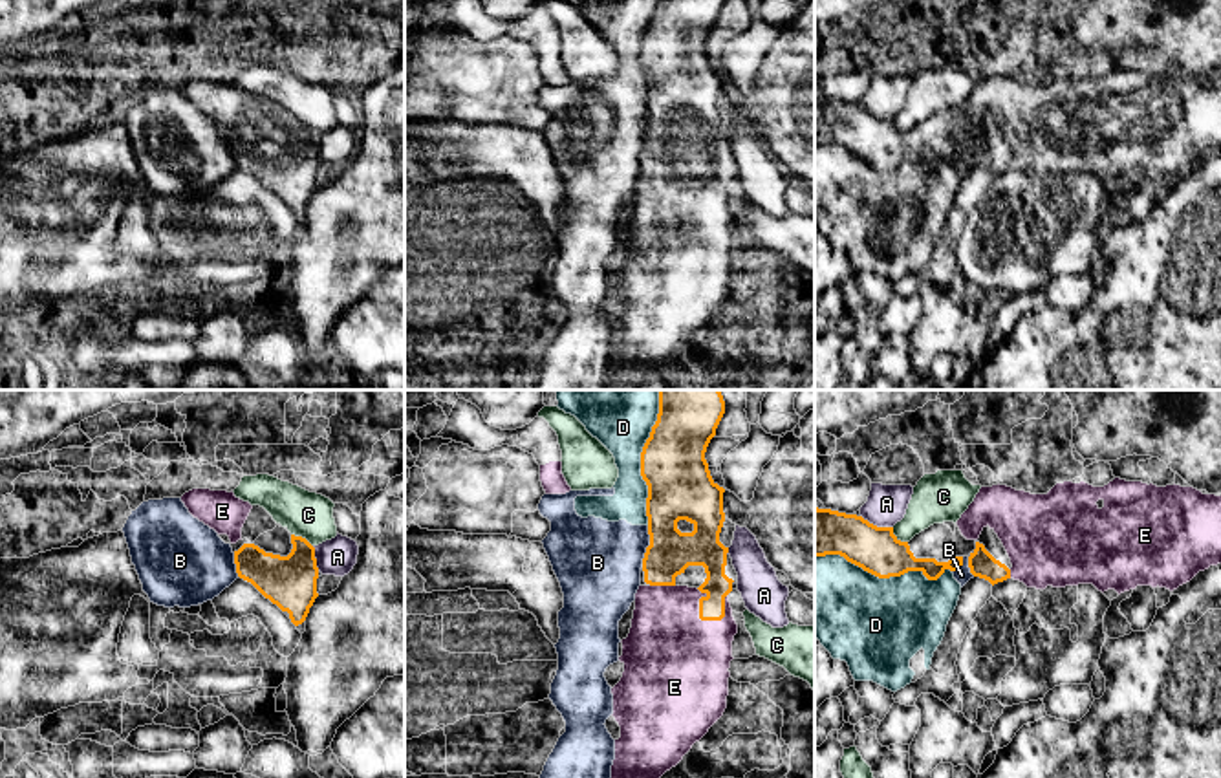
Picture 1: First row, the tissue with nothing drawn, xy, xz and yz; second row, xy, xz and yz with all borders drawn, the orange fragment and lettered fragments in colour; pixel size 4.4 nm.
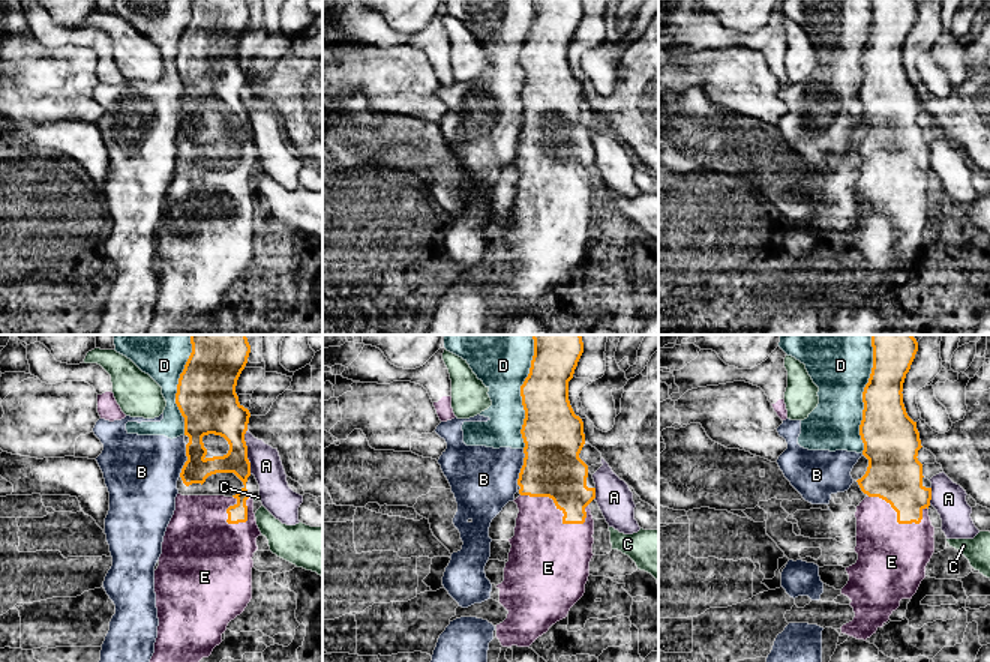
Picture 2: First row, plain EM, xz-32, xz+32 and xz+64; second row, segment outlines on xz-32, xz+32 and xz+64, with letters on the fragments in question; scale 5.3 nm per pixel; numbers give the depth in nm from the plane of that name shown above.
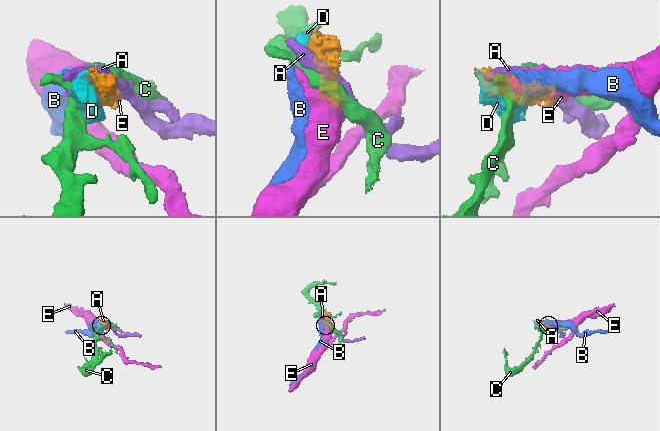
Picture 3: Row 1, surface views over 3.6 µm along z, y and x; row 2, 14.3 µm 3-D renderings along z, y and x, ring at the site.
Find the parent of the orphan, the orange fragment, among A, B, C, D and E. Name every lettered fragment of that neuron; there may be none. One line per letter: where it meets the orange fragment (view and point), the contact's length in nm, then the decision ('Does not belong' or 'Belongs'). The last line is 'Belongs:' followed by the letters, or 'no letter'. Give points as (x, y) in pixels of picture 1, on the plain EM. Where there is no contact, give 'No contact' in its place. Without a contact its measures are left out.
A: Touches orange at yz (875, 116). Shared border 160 nm. Does not belong
B: Touches orange at xz (648, 136). Shared border 190 nm. Does not belong
C: Touches orange at yz (896, 127). Shared border 100 nm. Does not belong
D: Touches orange at yz (883, 167). Shared border 600 nm. Does not belong
E: Touches orange at xz (700, 204). Shared border 190 nm. Belongs
Belongs: E

